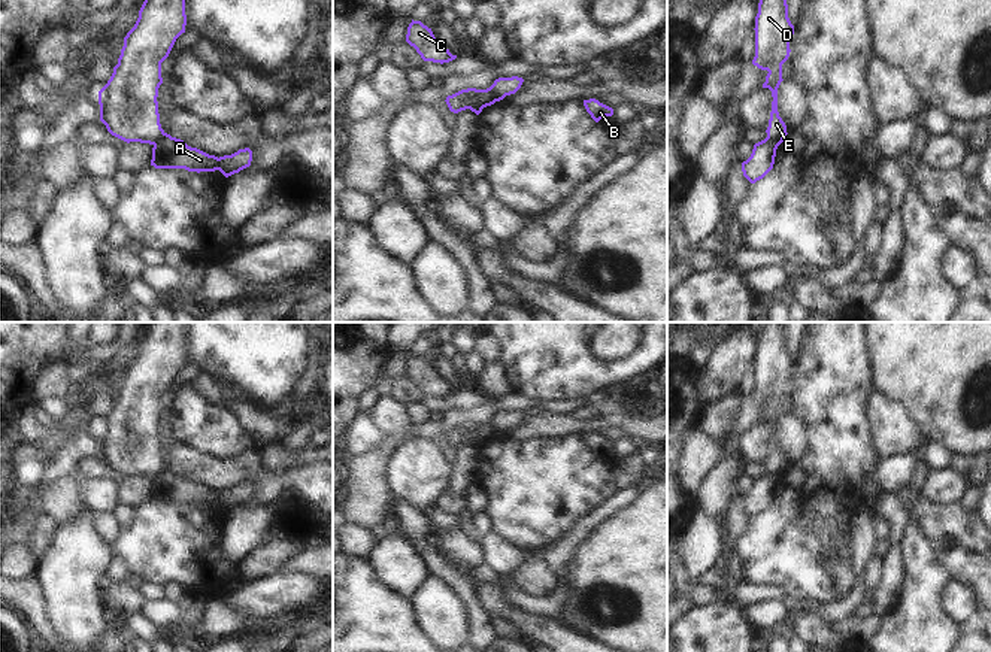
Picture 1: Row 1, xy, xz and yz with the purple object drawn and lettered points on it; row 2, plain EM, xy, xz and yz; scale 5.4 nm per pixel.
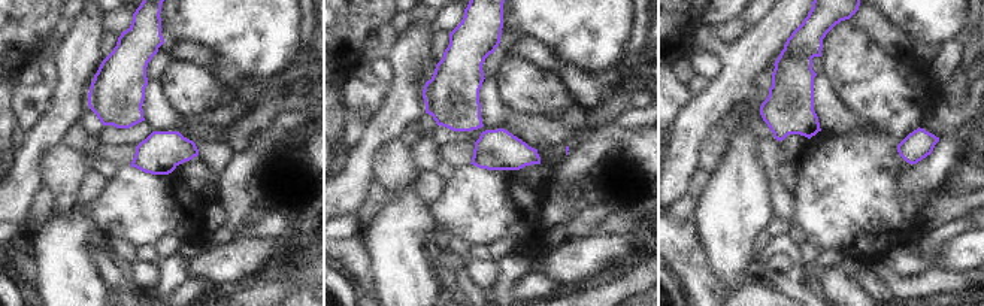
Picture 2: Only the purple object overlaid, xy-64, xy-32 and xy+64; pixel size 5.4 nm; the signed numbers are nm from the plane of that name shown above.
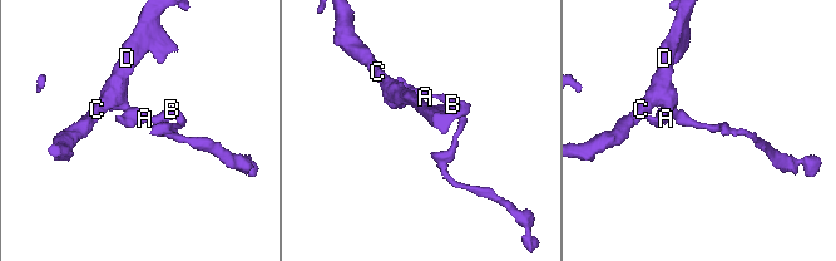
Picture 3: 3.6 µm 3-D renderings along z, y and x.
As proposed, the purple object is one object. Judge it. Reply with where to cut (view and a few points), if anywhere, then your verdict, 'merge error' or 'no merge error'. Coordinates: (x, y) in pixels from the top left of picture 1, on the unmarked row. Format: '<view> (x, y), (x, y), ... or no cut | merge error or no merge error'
xy (166, 467), (152, 478) | merge error

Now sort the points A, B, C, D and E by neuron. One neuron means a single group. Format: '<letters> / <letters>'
A B / C D E

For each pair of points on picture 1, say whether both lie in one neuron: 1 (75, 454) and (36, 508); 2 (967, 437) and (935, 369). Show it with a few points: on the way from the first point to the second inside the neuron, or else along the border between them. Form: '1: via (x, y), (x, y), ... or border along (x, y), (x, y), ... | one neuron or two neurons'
1: via (61, 464), (42, 484), (38, 494) | one neuron
2: via (958, 421), (955, 390), (951, 385) | one neuron

